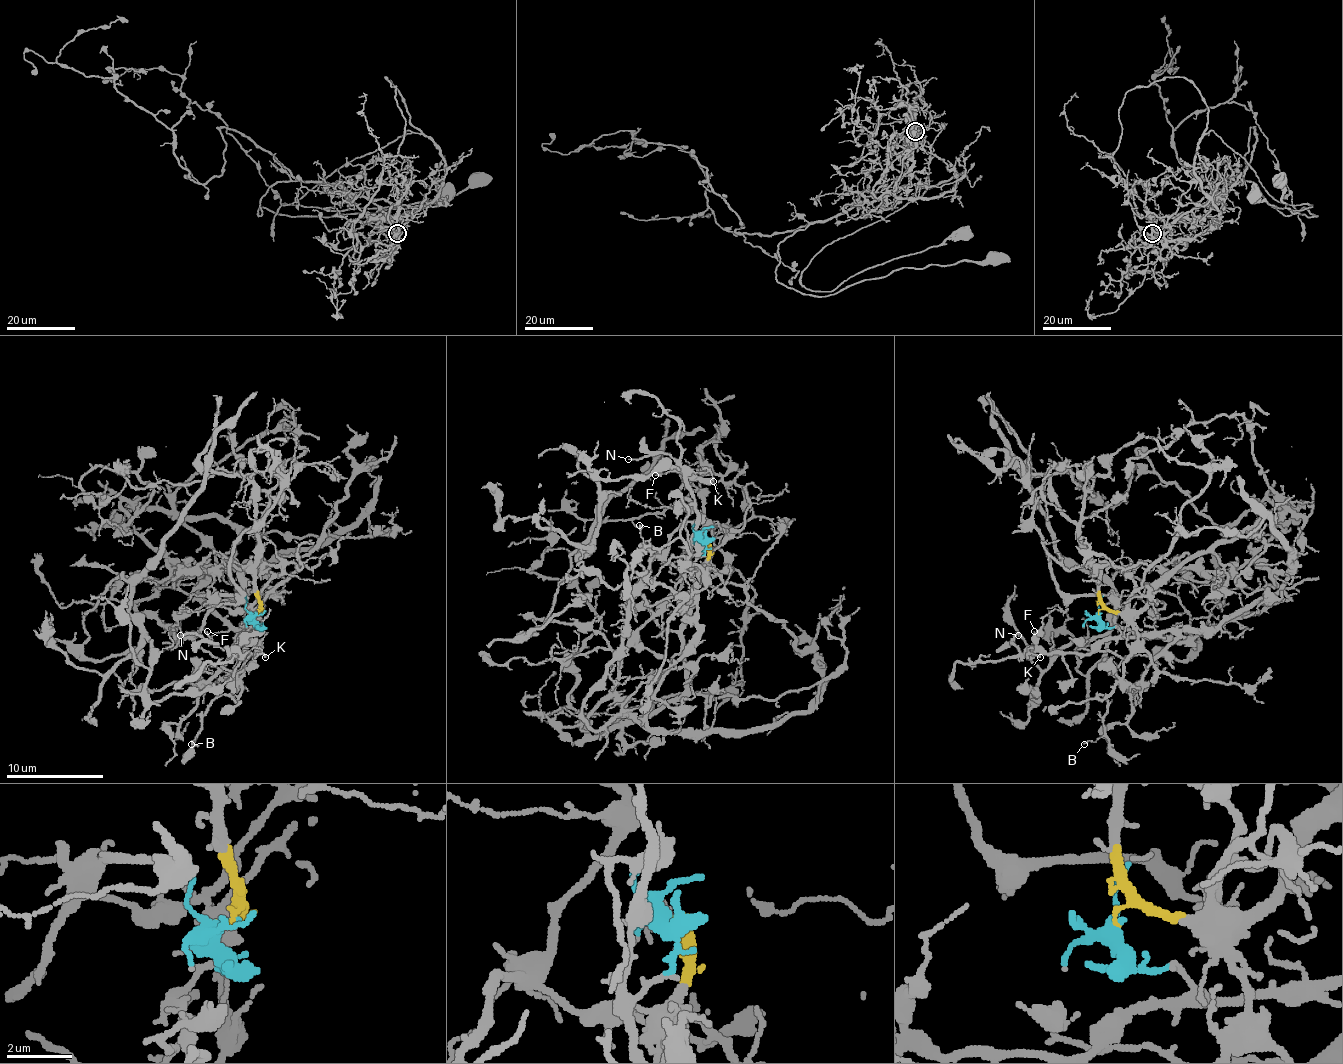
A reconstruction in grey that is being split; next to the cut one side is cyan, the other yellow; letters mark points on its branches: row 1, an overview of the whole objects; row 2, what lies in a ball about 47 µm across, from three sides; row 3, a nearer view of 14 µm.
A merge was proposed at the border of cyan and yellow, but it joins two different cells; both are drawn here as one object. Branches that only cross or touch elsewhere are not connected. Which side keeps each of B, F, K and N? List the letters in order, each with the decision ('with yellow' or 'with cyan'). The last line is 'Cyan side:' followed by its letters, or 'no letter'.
B: with yellow
F: with cyan
K: with cyan
N: with cyan
Cyan side: F, K, N

